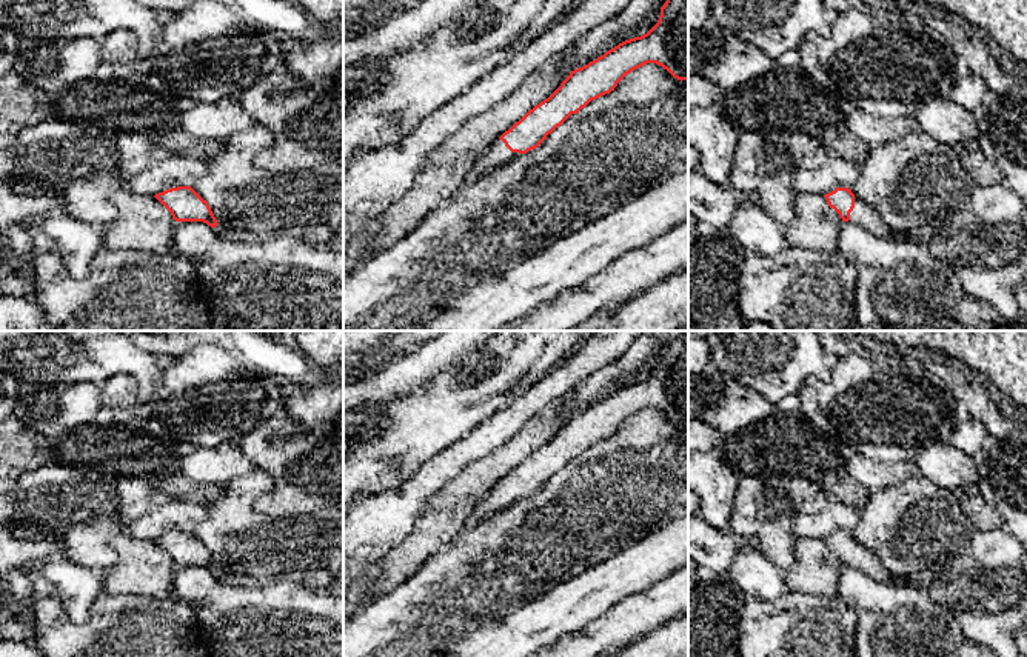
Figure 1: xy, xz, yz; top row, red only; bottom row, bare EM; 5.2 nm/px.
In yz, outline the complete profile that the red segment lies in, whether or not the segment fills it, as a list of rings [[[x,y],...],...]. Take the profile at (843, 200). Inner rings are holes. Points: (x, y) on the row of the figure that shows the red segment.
[[[836,188],[824,195],[842,222],[851,222],[878,237],[890,237],[890,228],[879,212],[858,198],[848,188]]]

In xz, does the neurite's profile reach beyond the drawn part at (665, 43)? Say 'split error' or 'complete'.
split error

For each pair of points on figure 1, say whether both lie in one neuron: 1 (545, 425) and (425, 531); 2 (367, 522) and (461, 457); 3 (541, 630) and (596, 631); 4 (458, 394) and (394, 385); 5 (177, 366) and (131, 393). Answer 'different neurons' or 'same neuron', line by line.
1: same neuron
2: same neuron
3: different neurons
4: different neurons
5: same neuron

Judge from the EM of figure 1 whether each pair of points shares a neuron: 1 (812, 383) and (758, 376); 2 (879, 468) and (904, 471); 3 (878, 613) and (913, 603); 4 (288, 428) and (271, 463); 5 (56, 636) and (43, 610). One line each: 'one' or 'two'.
1: two
2: one
3: one
4: one
5: one

